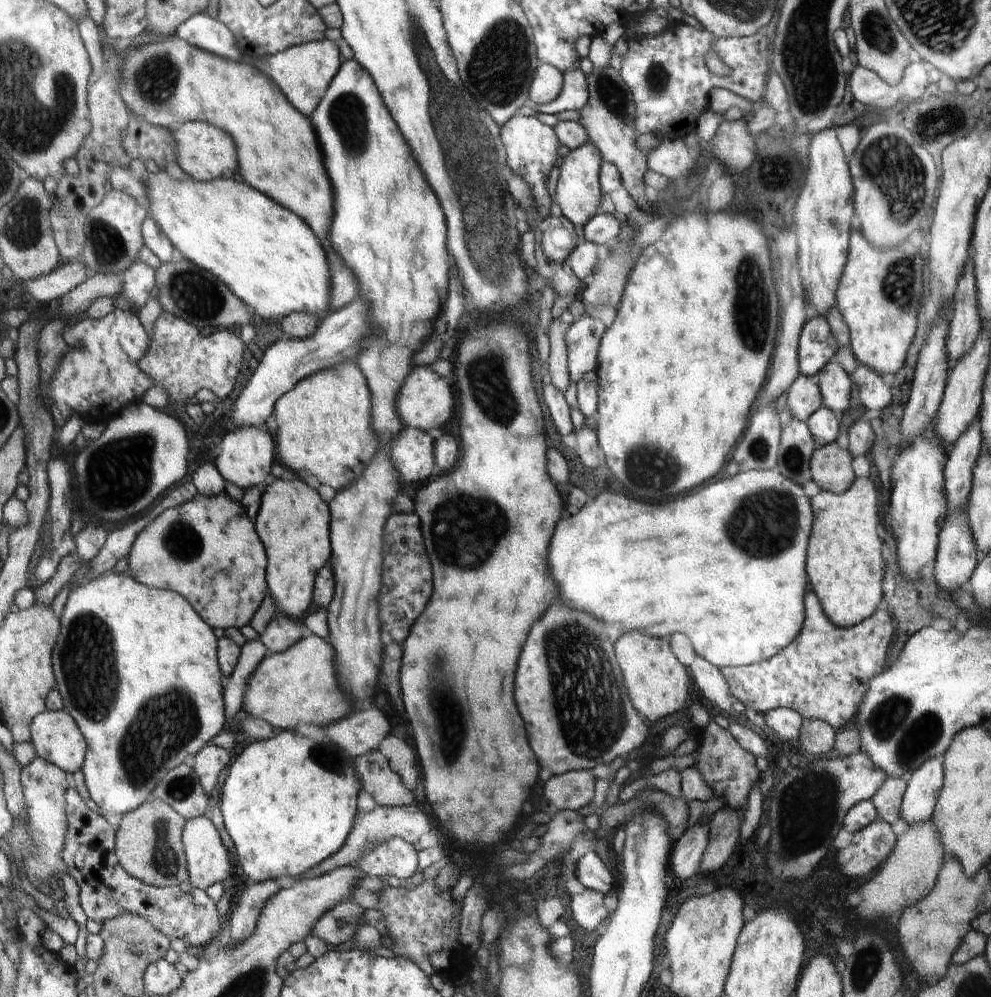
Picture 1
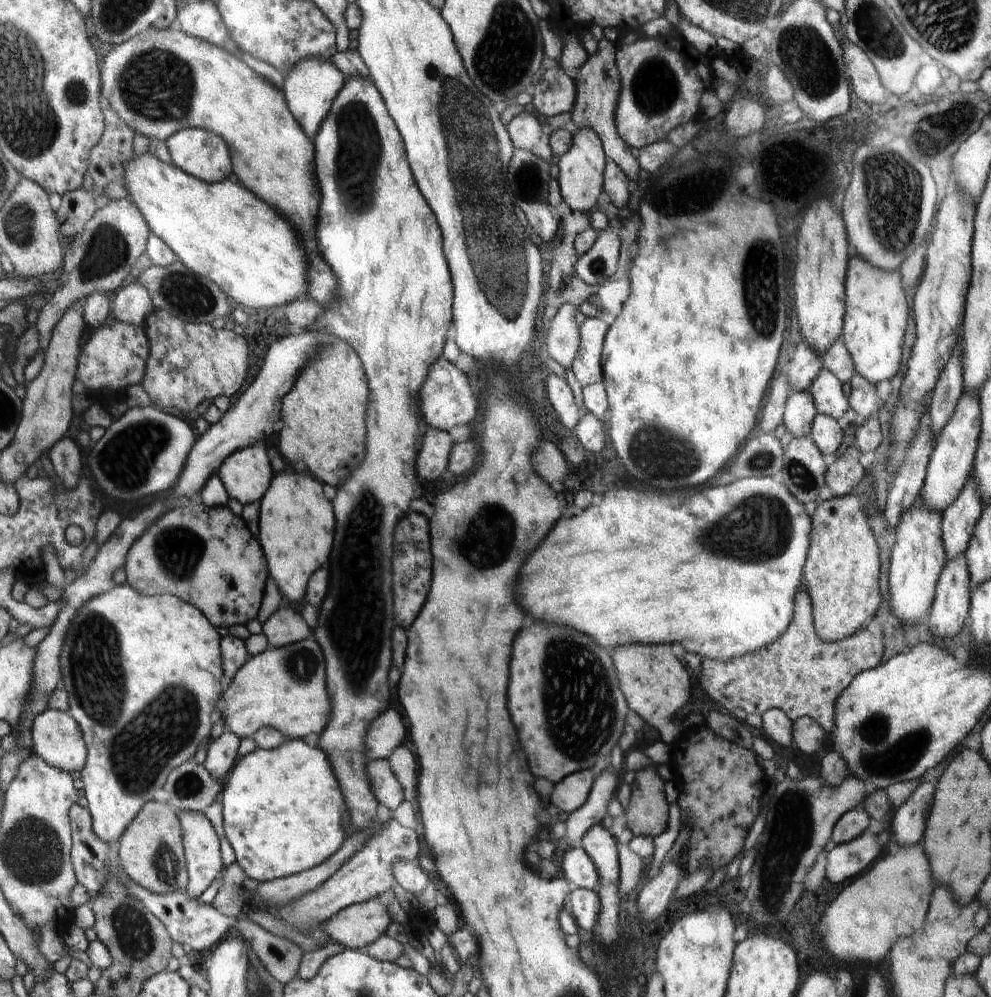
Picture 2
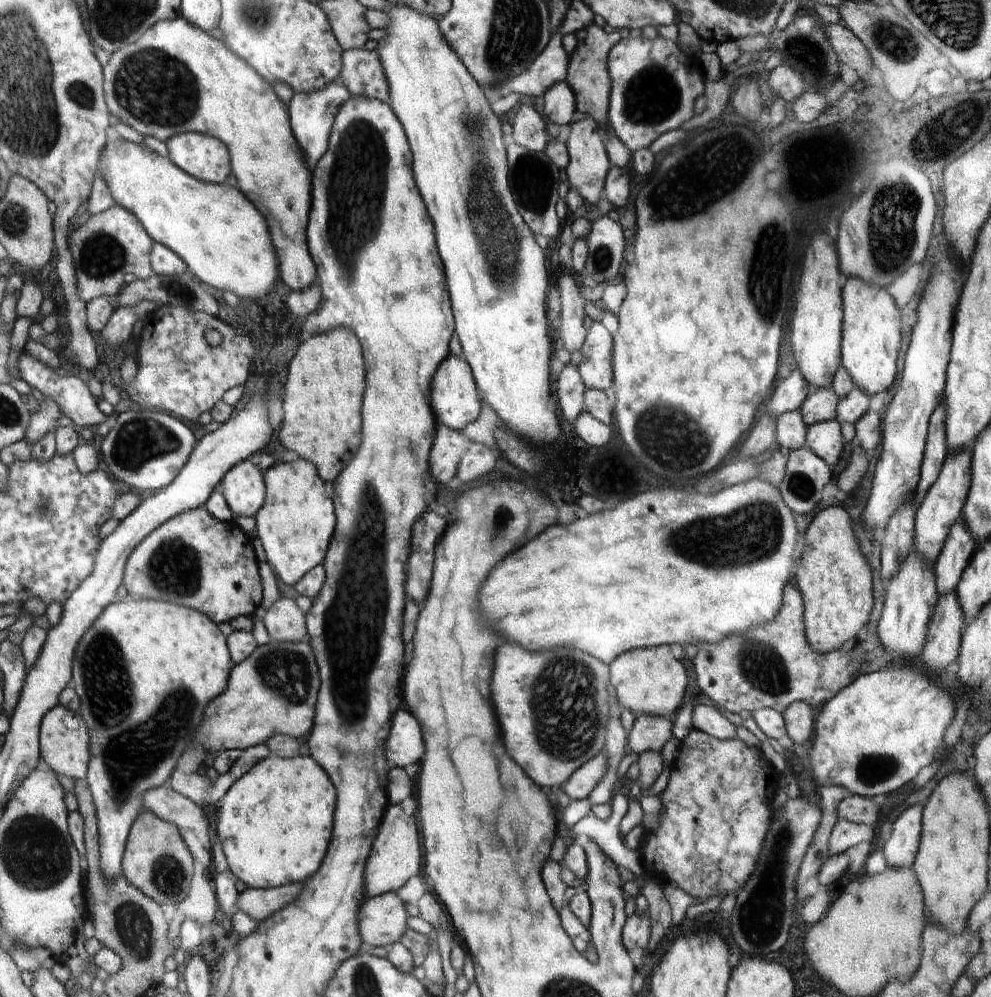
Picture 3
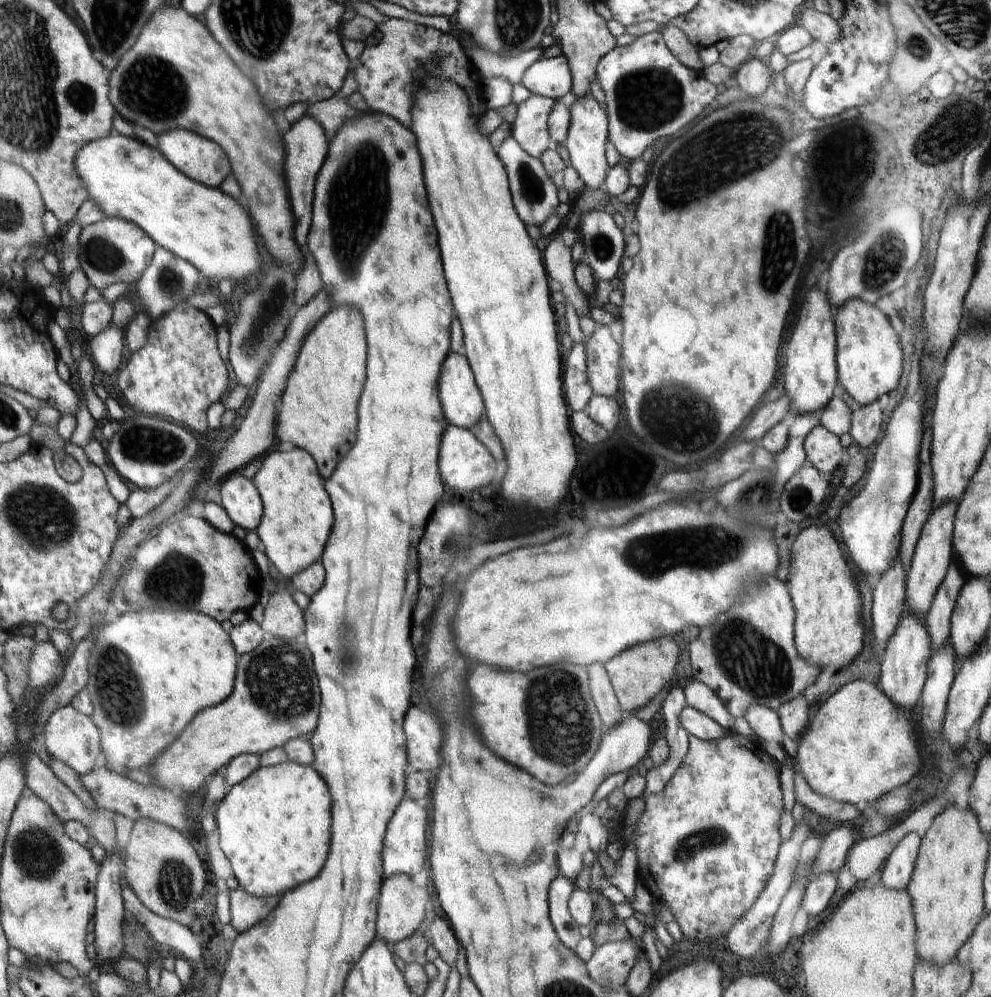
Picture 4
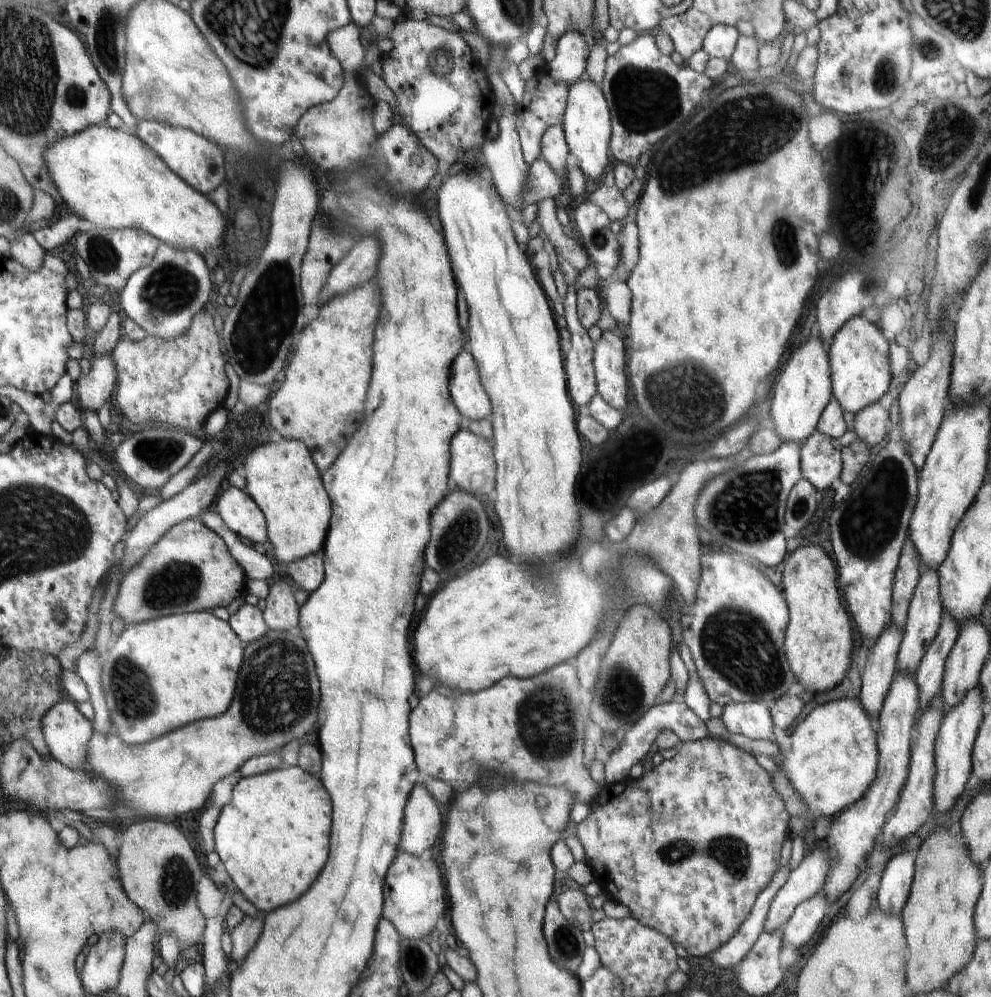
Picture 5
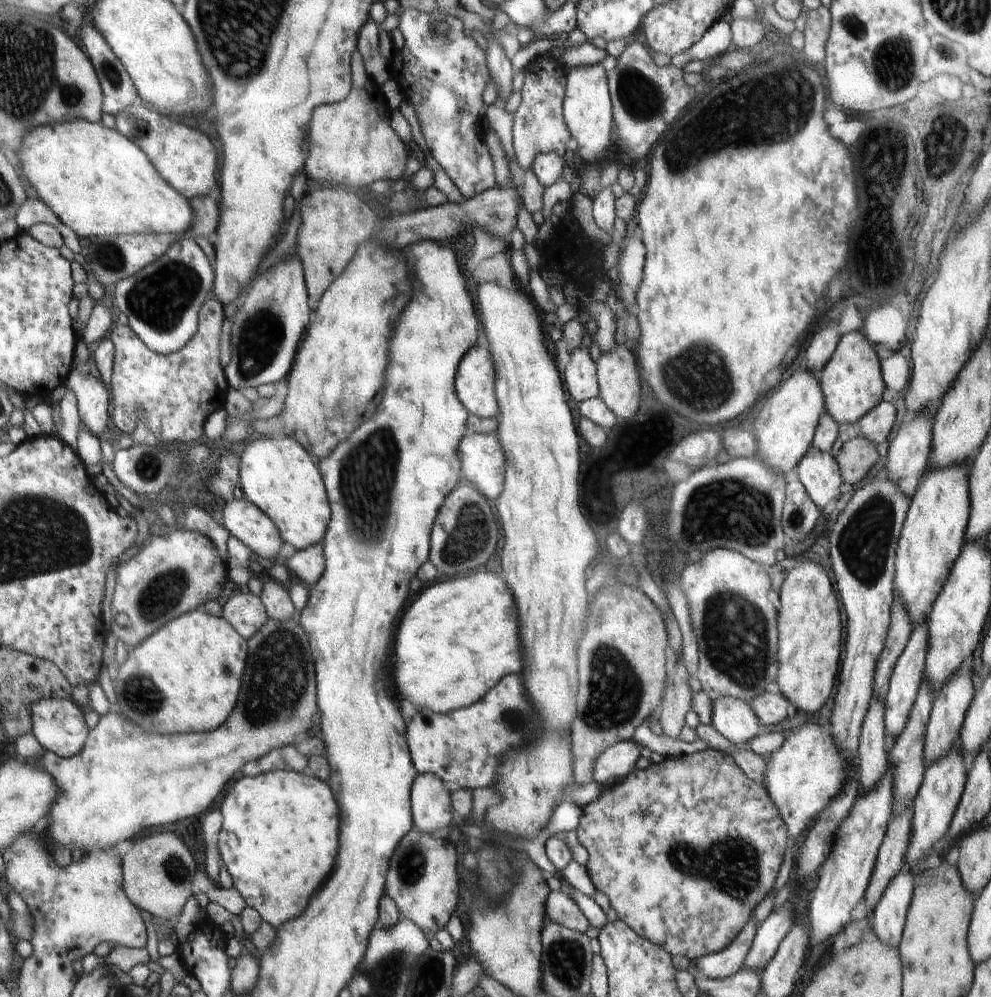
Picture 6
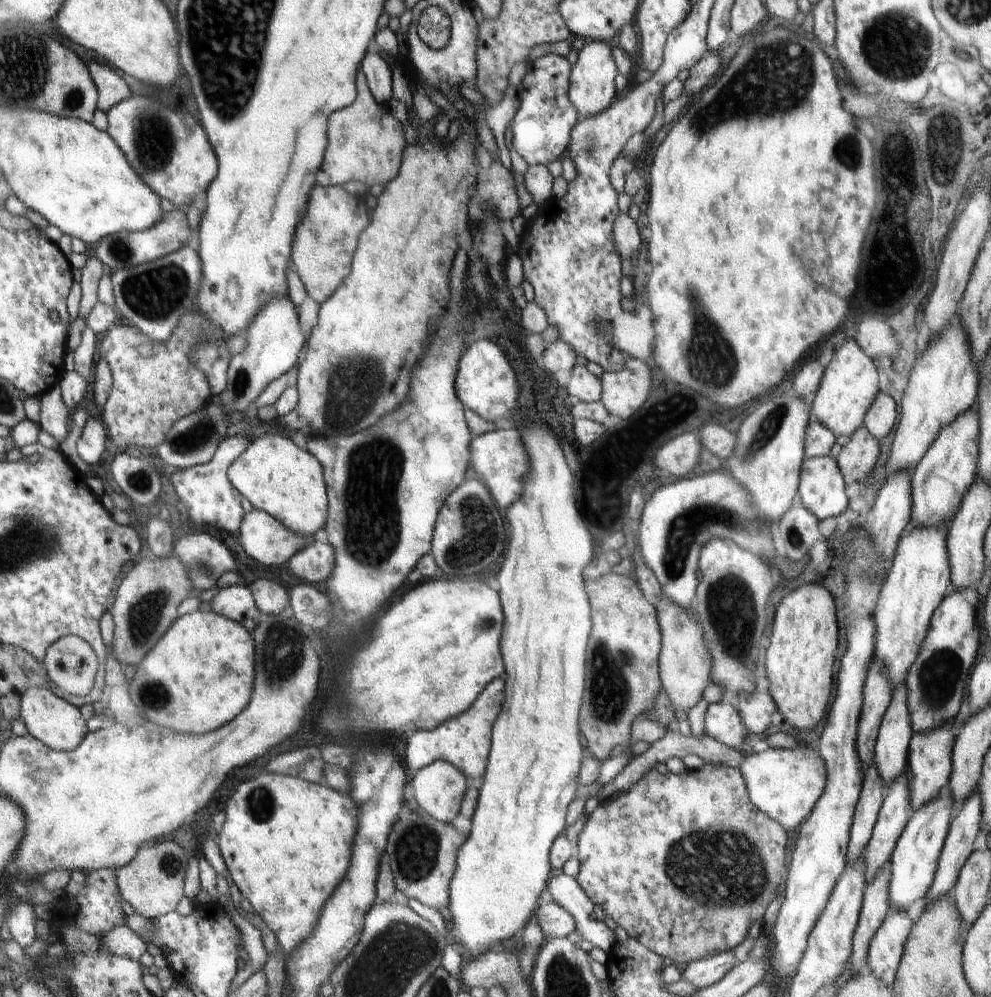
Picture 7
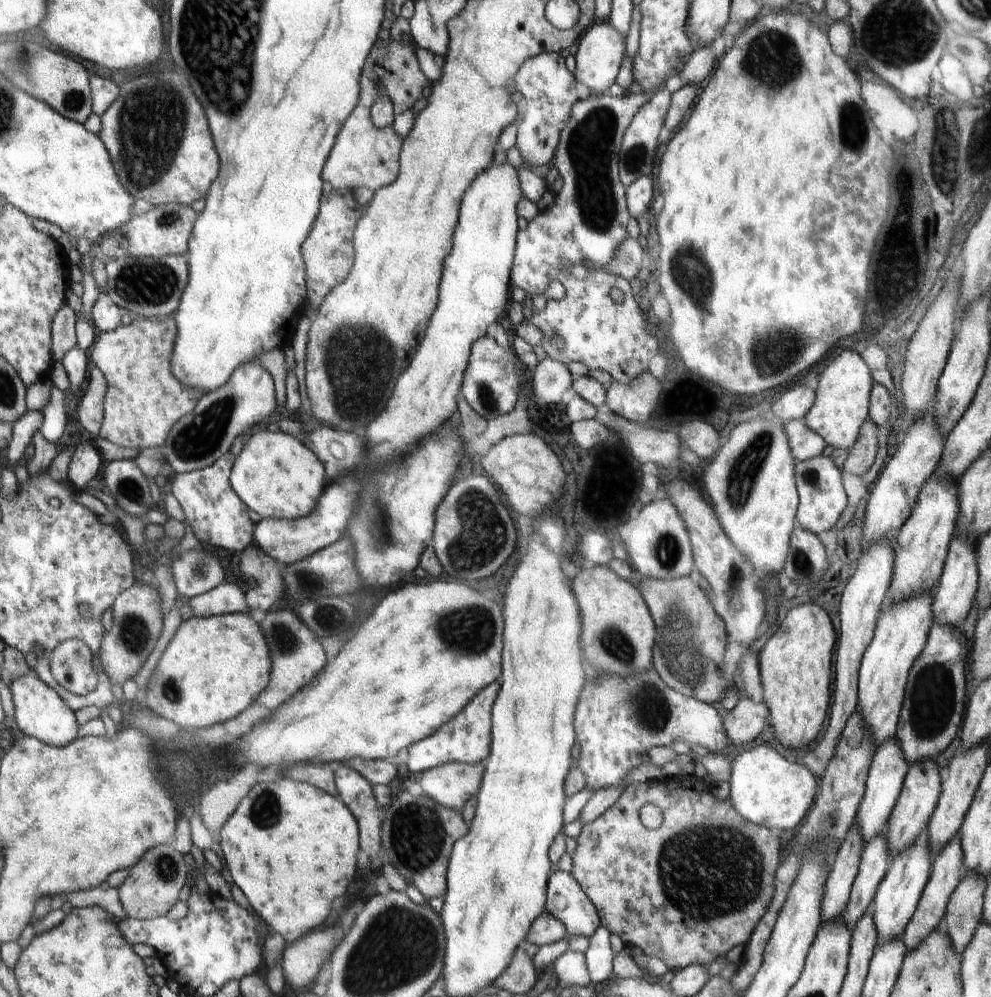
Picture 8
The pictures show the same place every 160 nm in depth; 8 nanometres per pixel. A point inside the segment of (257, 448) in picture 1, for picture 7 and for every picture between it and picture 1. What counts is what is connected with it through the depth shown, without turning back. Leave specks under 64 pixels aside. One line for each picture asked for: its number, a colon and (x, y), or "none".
2: (246, 474)
3: (243, 489)
4: (241, 499)
5: (241, 514)
6: (243, 520)
7: (266, 539)

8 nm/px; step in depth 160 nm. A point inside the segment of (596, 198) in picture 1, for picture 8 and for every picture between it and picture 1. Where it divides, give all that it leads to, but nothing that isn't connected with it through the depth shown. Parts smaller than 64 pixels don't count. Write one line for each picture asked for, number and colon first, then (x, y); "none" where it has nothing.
2: (581, 169)
3: (589, 164)
4: (585, 138)
5: (586, 118)
6: (587, 110)
7: (591, 82)
8: (600, 53)

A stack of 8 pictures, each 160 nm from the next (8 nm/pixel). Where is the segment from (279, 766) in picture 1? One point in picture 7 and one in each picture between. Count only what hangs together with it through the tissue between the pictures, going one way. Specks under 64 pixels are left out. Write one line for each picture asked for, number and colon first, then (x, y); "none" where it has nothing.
2: (282, 811)
3: (275, 822)
4: (274, 826)
5: (273, 837)
6: (279, 837)
7: (287, 843)

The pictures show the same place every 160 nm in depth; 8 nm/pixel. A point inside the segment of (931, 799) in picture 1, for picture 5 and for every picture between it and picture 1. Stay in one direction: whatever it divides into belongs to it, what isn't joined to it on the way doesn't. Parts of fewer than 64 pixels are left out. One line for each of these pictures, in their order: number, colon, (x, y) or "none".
2: (908, 822)
3: (900, 850)
4: (897, 870)
5: (895, 885)

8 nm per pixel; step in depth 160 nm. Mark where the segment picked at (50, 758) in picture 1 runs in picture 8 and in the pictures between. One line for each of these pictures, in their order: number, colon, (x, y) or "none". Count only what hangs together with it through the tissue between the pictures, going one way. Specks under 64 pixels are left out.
2: (58, 739)
3: (65, 740)
4: (71, 736)
5: (67, 733)
6: (59, 726)
7: (58, 724)
8: (39, 712)

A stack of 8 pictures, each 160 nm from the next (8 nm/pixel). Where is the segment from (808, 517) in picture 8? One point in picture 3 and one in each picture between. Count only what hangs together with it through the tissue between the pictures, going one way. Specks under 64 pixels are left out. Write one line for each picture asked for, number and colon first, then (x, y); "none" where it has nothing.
3: (823, 438)
4: (823, 449)
5: (820, 455)
6: (819, 472)
7: (821, 488)

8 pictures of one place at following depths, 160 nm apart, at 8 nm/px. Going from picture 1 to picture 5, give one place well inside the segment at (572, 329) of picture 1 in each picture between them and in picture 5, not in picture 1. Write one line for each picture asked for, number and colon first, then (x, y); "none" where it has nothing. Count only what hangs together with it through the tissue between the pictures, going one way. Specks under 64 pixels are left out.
2: (587, 367)
3: (595, 368)
4: (602, 354)
5: (609, 360)

